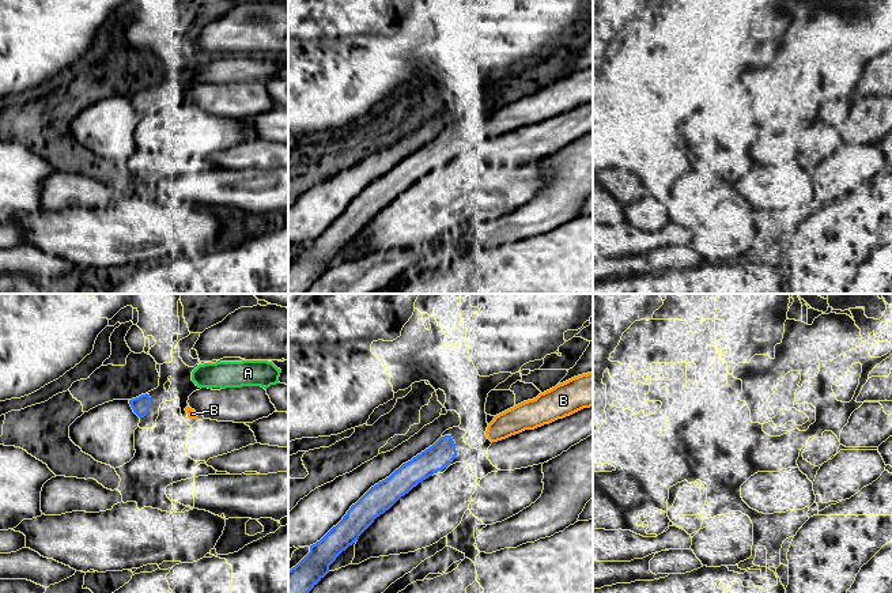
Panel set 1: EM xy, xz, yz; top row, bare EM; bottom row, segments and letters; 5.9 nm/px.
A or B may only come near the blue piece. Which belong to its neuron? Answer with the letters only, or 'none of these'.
B

